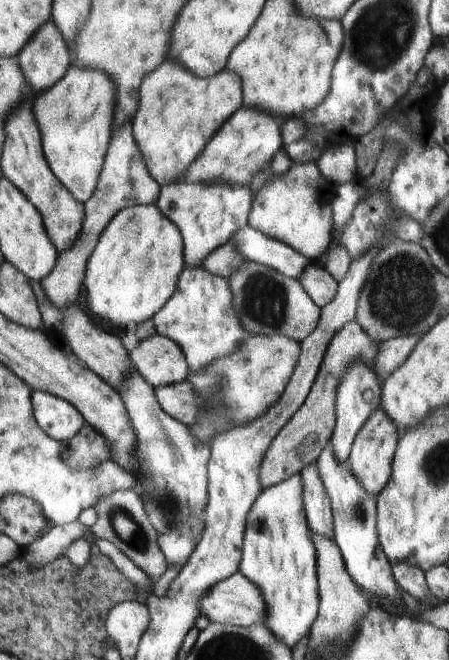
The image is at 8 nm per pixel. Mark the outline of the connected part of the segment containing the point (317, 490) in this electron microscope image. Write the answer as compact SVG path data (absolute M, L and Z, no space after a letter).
M315 462L304 468L299 475L303 482L304 512L308 526L322 536L334 538L334 509L331 506L331 497Z

